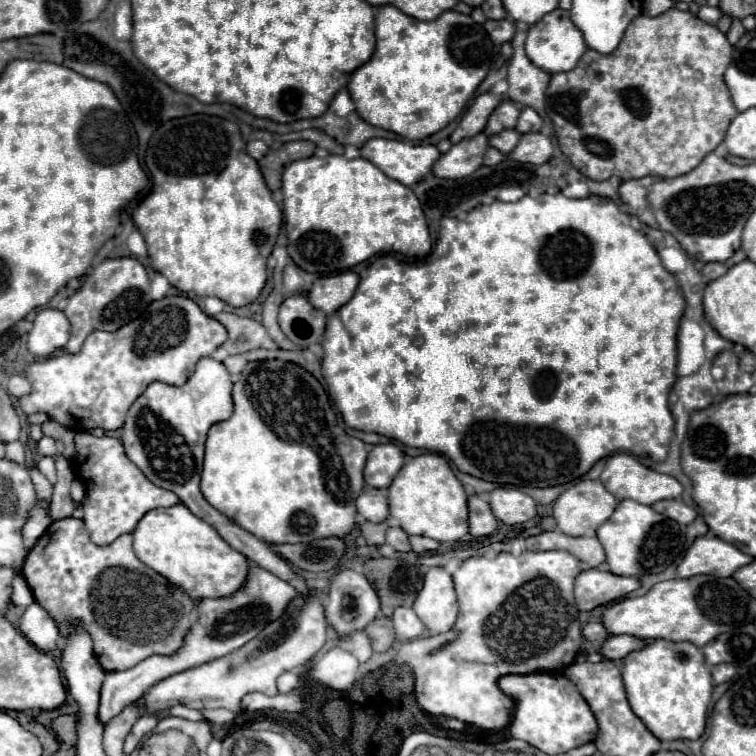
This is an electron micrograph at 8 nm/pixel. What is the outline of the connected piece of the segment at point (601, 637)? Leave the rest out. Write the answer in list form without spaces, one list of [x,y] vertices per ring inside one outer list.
[[[588,622],[588,624],[584,624],[584,628],[582,628],[582,636],[586,638],[586,640],[590,640],[590,642],[604,642],[610,634],[606,632],[606,628],[600,624],[600,622]]]

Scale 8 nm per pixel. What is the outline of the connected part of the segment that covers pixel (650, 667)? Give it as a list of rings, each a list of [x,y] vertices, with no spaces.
[[[652,640],[622,660],[622,680],[632,712],[658,740],[698,740],[704,734],[714,684],[702,650],[692,642]]]

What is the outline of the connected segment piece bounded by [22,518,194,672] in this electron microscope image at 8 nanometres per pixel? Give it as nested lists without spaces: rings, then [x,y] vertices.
[[[56,520],[28,552],[22,574],[28,582],[28,588],[32,590],[34,600],[56,620],[62,638],[68,638],[76,630],[90,634],[94,642],[94,654],[106,672],[128,670],[154,654],[170,656],[178,652],[192,626],[190,612],[194,610],[194,600],[134,556],[132,534],[122,534],[110,546],[100,548],[90,542],[82,520]]]

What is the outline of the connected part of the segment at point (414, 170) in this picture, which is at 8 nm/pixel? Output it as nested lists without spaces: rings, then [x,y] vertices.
[[[370,138],[360,148],[360,156],[378,166],[388,178],[412,186],[430,172],[440,152],[432,144],[410,144],[404,140]]]

